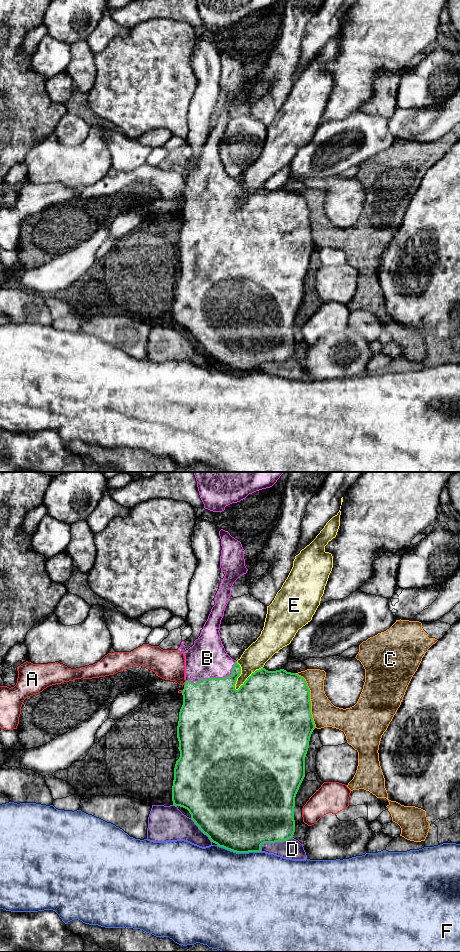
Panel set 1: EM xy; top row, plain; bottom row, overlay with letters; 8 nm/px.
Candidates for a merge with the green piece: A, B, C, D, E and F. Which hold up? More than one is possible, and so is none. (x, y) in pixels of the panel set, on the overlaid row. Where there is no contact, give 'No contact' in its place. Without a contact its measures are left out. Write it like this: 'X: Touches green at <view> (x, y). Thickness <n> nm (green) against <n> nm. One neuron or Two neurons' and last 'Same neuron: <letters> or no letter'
A: Touches green at xy (185, 683). Thickness 380 nm (green) against 240 nm. Two neurons
B: Touches green at xy (214, 678). Thickness 480 nm (green) against 320 nm. One neuron
C: Touches green at xy (309, 699). Thickness 500 nm (green) against 200 nm. Two neurons
D: Touches green at xy (273, 842). Thickness 480 nm (green) against 160 nm. Two neurons
E: Touches green at xy (247, 678). Thickness 500 nm (green) against 190 nm. Two neurons
F: Touches green at xy (238, 852). Thickness 500 nm (green) against 500 nm. Two neurons
Same neuron: B

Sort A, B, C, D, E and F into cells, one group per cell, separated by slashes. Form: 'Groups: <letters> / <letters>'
Groups: A / B / C / D / E / F

